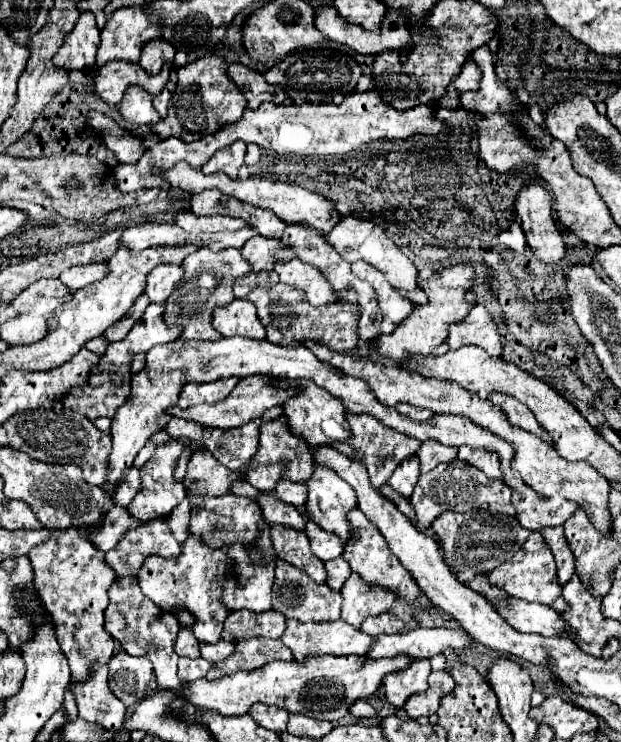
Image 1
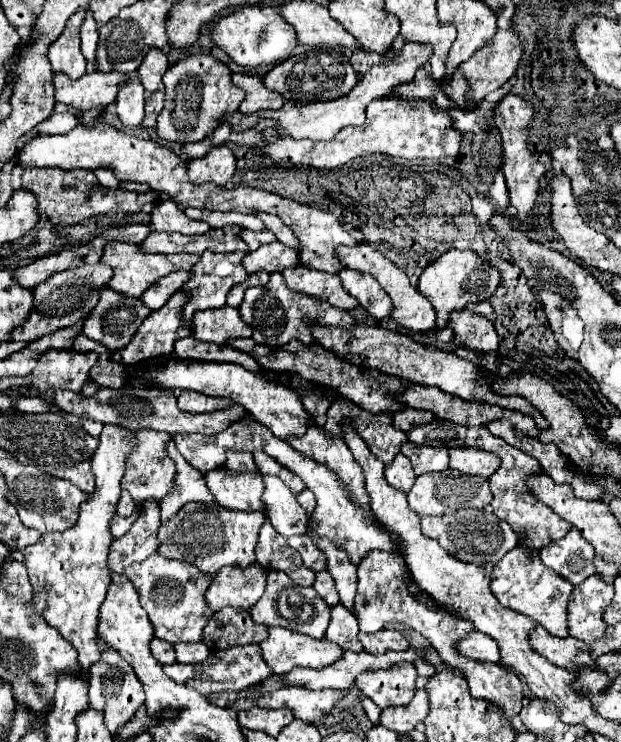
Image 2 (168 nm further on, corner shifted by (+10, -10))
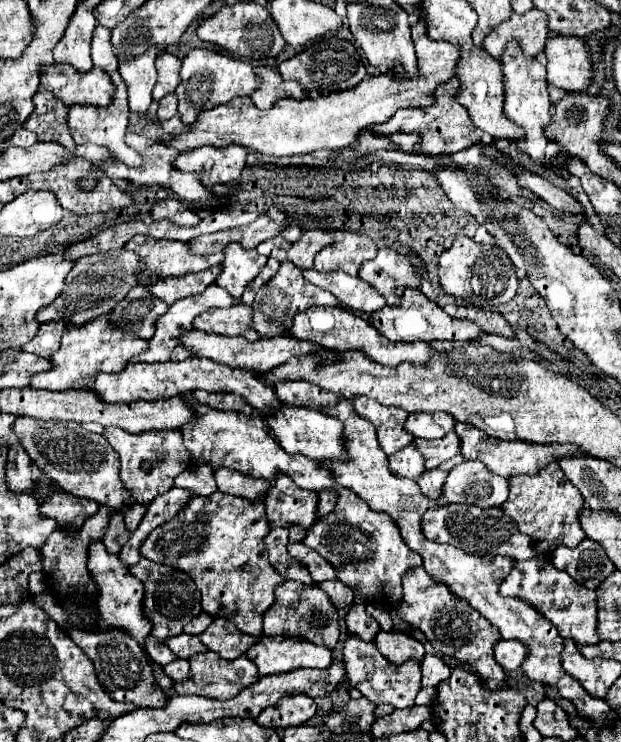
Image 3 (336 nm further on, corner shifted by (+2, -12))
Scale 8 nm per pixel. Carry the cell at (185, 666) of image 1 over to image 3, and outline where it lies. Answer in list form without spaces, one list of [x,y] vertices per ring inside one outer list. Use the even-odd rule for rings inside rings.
[[[177,658],[177,660],[173,660],[171,664],[163,666],[163,672],[165,672],[173,682],[187,680],[187,676],[189,676],[189,662],[187,662],[185,658]]]

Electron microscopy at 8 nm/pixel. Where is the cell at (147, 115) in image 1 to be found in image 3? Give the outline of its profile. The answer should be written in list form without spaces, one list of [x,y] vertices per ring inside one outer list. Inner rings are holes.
[[[149,46],[149,50],[143,52],[141,56],[119,62],[119,74],[127,84],[131,112],[145,114],[151,104],[151,92],[157,82],[155,56],[157,56],[157,48]]]

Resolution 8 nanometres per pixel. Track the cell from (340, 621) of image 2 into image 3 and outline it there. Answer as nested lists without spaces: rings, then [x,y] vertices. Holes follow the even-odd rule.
[[[349,636],[345,646],[345,672],[349,678],[349,684],[357,688],[367,700],[373,704],[393,704],[395,708],[411,708],[415,702],[417,692],[421,690],[421,668],[419,662],[405,662],[401,666],[391,664],[375,644],[357,640],[355,636]]]

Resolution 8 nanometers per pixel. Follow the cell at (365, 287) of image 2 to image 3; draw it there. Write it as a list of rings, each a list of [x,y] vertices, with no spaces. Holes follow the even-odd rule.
[[[381,248],[375,260],[365,262],[361,266],[359,278],[373,284],[373,288],[377,288],[391,306],[399,304],[399,298],[395,294],[397,288],[403,286],[420,289],[421,283],[420,273],[413,266],[413,262],[391,248]]]

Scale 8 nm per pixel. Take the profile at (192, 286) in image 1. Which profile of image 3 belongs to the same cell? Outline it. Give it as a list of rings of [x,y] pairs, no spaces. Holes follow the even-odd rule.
[[[233,242],[225,248],[223,272],[215,280],[221,288],[225,288],[231,296],[241,298],[245,286],[261,272],[267,258],[257,254],[257,250],[245,250],[241,244]]]

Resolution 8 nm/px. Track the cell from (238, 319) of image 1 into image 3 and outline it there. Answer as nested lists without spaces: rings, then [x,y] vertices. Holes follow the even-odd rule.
[[[239,304],[237,308],[211,308],[197,316],[193,326],[203,332],[215,332],[223,336],[243,336],[247,340],[257,340],[259,334],[251,324],[251,306]]]

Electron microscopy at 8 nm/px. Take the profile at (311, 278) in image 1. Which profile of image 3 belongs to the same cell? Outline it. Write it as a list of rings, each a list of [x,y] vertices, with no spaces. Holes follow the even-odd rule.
[[[305,270],[305,280],[309,280],[311,284],[331,292],[339,304],[343,304],[345,308],[359,312],[359,314],[373,314],[377,310],[381,310],[387,302],[385,298],[367,282],[353,278],[345,272],[317,272],[317,270]]]

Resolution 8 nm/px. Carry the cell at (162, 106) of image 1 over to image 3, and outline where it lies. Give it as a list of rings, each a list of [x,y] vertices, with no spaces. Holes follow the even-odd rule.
[[[167,94],[161,102],[159,102],[159,110],[157,116],[159,120],[169,120],[177,114],[177,96],[175,94]]]

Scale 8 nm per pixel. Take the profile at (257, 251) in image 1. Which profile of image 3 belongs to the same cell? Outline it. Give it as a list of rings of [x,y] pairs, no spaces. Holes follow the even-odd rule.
[[[307,230],[299,242],[295,242],[289,250],[273,250],[271,256],[279,262],[291,260],[297,268],[313,268],[313,258],[319,250],[331,246],[333,234],[329,230]]]

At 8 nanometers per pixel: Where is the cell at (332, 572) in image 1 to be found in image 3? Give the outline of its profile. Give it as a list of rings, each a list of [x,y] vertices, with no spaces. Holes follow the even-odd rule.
[[[337,578],[335,580],[327,580],[325,584],[319,584],[319,588],[329,596],[333,606],[339,608],[339,610],[343,610],[343,608],[353,604],[353,590],[345,588],[345,584],[341,584]]]

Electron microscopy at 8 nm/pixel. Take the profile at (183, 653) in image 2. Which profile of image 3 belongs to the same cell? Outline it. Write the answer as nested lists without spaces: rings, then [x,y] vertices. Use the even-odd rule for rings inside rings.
[[[189,634],[173,636],[171,640],[165,640],[165,644],[171,648],[171,652],[173,652],[177,658],[191,658],[193,654],[207,652],[207,648],[201,644],[199,636],[189,636]]]

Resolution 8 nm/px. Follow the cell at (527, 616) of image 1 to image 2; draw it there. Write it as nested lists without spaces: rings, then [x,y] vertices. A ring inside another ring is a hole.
[[[535,626],[529,630],[531,648],[545,656],[549,662],[573,670],[573,666],[589,666],[595,668],[595,660],[591,658],[585,642],[575,638],[559,638],[551,636],[543,626]]]

